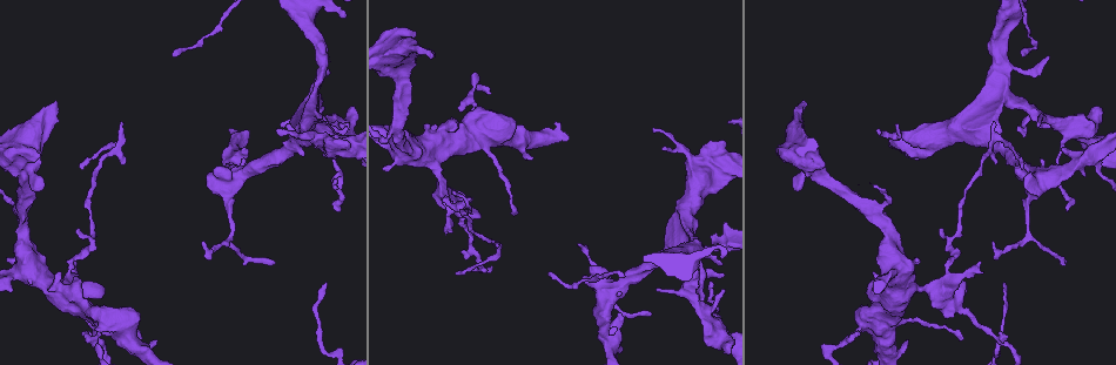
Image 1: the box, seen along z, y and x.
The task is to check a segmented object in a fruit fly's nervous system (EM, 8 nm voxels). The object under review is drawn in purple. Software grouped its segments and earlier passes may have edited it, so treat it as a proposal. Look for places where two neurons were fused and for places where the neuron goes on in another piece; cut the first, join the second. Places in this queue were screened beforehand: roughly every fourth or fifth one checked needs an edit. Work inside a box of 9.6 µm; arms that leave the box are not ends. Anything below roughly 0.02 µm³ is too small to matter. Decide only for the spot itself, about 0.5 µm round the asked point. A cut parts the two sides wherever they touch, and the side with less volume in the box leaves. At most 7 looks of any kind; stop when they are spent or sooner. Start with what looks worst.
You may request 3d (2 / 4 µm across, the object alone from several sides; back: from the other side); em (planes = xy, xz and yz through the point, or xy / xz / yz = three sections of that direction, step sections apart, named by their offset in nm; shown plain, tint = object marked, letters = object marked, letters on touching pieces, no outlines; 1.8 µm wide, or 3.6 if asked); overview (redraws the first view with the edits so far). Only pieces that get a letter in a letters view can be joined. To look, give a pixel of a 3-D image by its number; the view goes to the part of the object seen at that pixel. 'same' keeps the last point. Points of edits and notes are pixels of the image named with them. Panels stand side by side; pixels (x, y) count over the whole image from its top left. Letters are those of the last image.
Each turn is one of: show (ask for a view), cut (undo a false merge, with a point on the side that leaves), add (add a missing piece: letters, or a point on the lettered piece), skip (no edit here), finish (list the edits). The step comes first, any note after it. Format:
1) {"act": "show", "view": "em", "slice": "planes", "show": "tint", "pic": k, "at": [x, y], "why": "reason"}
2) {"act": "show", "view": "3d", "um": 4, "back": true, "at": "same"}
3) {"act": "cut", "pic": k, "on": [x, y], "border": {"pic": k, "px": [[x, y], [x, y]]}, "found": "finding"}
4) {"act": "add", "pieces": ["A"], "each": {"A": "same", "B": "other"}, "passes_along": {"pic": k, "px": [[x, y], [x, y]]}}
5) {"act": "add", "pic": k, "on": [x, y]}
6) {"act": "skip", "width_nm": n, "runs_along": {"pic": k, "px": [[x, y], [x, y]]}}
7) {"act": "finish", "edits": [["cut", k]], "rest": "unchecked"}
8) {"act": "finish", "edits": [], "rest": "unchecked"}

{"act": "show", "view": "em", "slice": "planes", "show": "letters", "pic": 1, "at": [30, 272], "why": "three-way junction"}

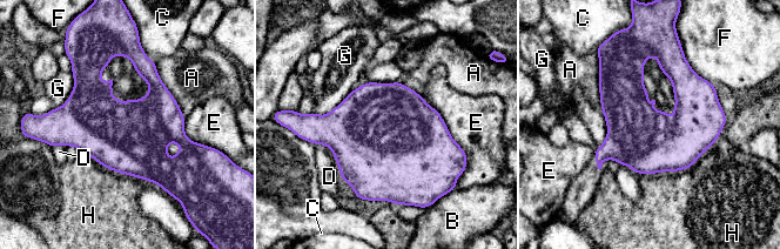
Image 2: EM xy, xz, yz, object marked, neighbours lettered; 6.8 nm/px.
{"act": "skip", "each": {"A": "other", "B": "other", "C": "other", "D": "other", "E": "other", "F": "other", "G": "other", "H": "other"}, "border": {"pic": 2, "px": [[155, 62], [161, 81], [186, 116]]}, "found": "all the same neuron"}

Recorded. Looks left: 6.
{"act": "show", "view": "em", "slice": "planes", "show": "tint", "pic": 1, "at": [433, 52], "why": "free end"}

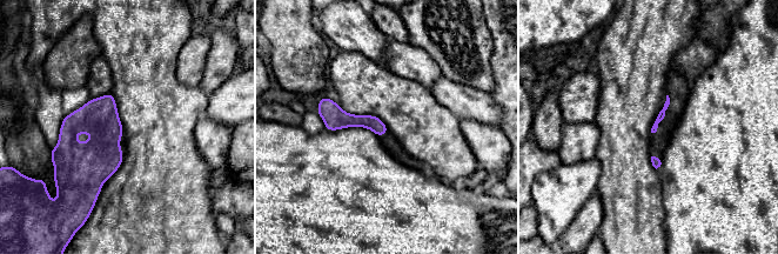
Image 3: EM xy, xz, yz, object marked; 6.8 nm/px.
{"act": "show", "view": "em", "slice": "planes", "show": "letters", "at": "same"}

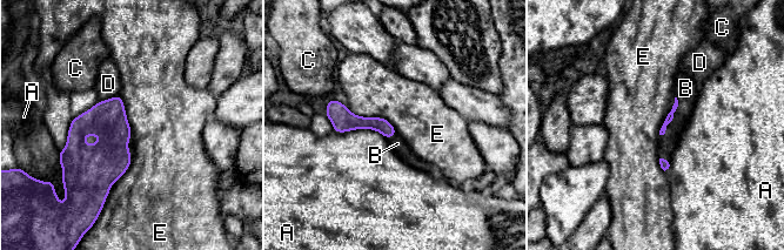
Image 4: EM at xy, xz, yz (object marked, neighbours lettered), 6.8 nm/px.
{"act": "add", "pieces": ["B"], "each": {"A": "other", "B": "same", "C": "other", "D": "other", "E": "other"}, "passes_along": {"pic": 4, "px": [[670, 115], [672, 115], [685, 88]]}, "found": "the neuron continues"}

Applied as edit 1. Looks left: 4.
{"act": "show", "view": "em", "slice": "planes", "show": "letters", "pic": 1, "at": [124, 163], "why": "tapers out"}

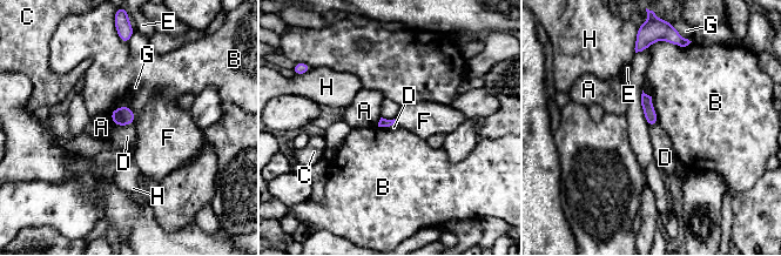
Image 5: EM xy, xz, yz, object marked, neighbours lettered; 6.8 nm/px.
{"act": "skip", "each": {"A": "other", "B": "other", "C": "other", "D": "other", "E": "other", "F": "other", "G": "other", "H": "other"}, "border": {"pic": 5, "px": [[396, 122], [389, 126], [377, 126]]}, "found": "none of them fits"}

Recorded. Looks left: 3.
{"act": "finish", "edits": [["add", 4]], "rest": "unchecked"}

